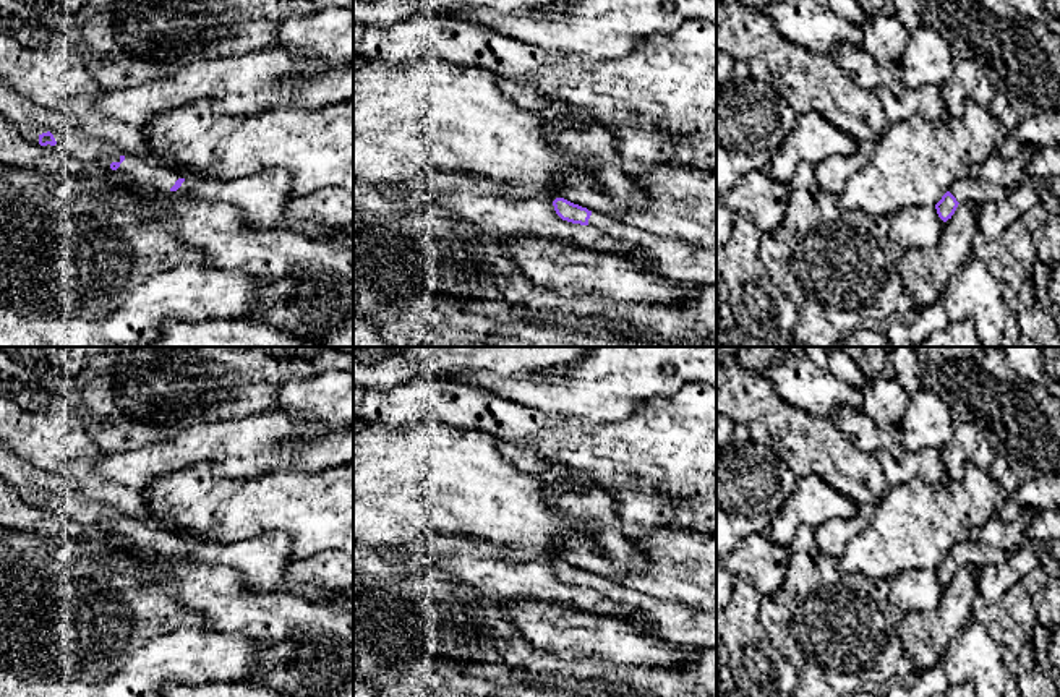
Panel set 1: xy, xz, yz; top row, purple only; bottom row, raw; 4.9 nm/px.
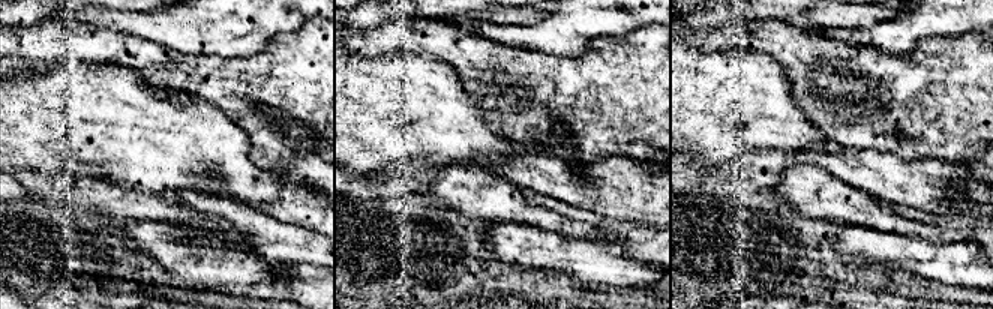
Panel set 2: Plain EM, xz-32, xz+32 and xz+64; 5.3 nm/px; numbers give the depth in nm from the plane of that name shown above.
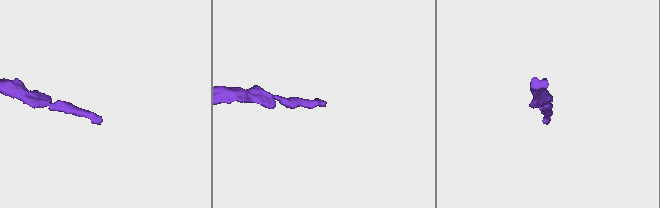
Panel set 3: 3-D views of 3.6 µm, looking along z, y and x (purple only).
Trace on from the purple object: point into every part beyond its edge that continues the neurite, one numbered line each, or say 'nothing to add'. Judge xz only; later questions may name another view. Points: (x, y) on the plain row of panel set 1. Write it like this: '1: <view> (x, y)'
1: xz (683, 624)

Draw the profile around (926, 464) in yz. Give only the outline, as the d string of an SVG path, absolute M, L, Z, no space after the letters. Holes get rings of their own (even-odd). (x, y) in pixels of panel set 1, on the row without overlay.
M925 447L917 452L906 452L901 460L896 460L885 449L877 449L874 454L890 488L911 480L922 480L927 485L938 485L948 478L940 451L934 447Z

